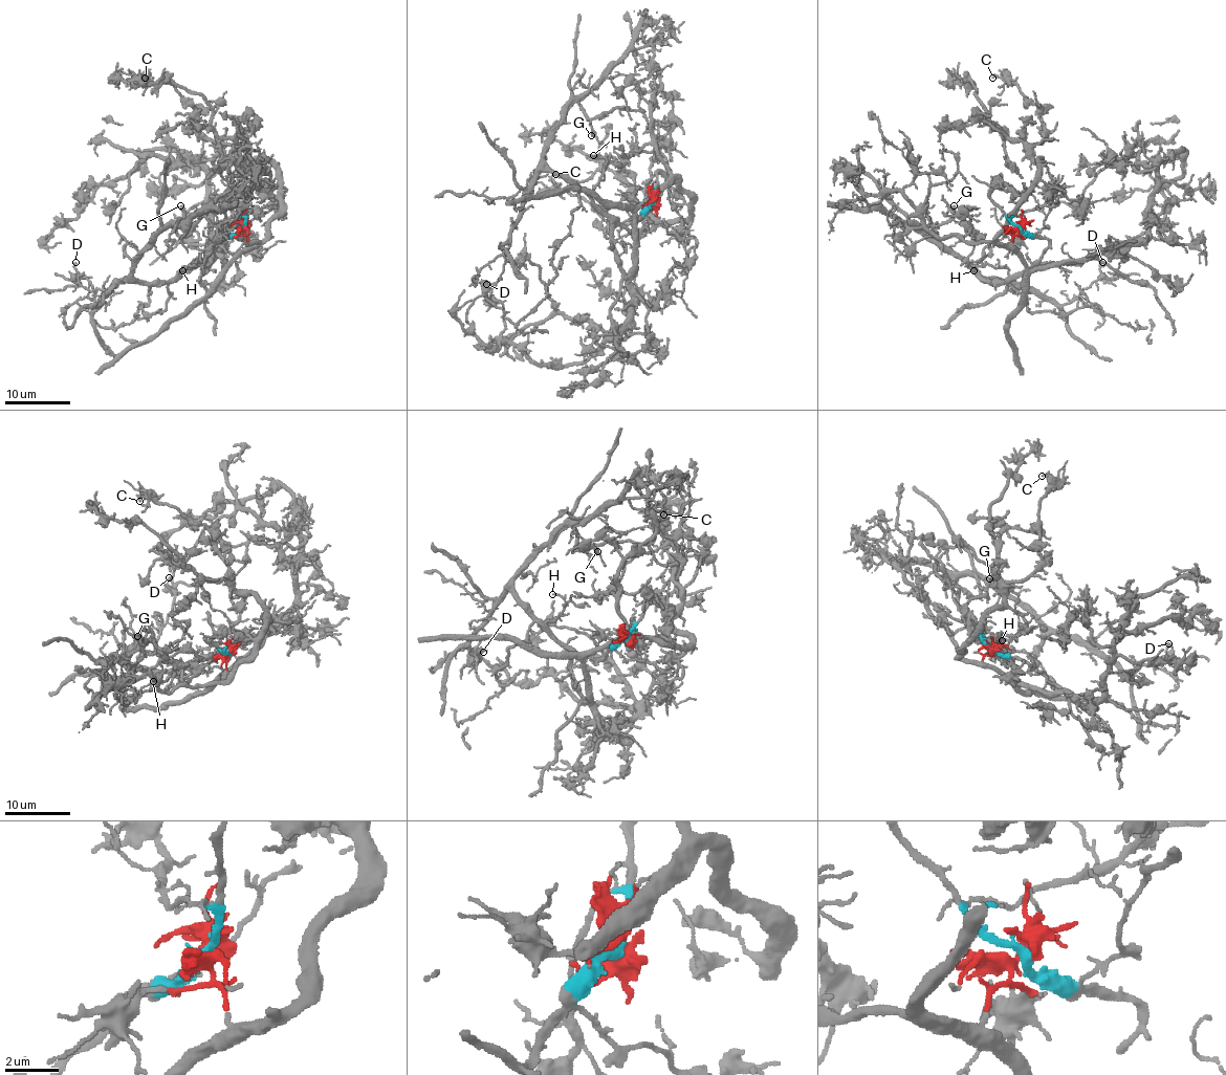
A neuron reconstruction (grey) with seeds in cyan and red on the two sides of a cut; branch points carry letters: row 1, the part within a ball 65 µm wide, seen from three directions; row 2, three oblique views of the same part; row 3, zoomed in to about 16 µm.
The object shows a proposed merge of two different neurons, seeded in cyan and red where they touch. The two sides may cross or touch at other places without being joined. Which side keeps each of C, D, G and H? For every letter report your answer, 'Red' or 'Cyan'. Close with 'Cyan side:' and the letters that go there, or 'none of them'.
C: Red
D: Cyan
G: Cyan
H: Cyan
Cyan side: D, G, H

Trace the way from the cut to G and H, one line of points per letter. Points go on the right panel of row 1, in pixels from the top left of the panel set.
G: (1021, 226), (1045, 237), (1048, 248), (1027, 271), (984, 281), (921, 227), (938, 227), (948, 219), (954, 205)
H: (1021, 226), (1048, 241), (1045, 254), (1027, 271), (1010, 277), (1007, 268), (975, 265), (973, 269)

